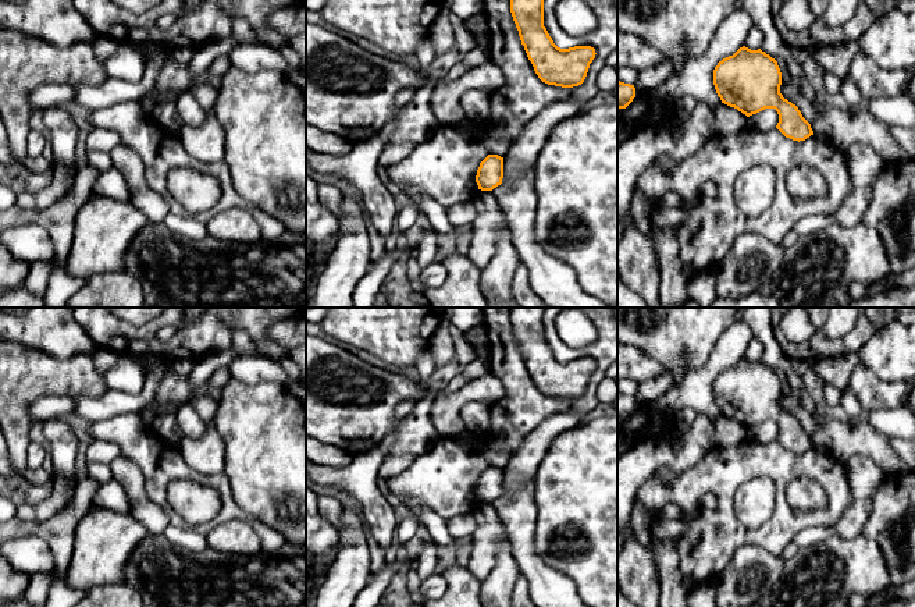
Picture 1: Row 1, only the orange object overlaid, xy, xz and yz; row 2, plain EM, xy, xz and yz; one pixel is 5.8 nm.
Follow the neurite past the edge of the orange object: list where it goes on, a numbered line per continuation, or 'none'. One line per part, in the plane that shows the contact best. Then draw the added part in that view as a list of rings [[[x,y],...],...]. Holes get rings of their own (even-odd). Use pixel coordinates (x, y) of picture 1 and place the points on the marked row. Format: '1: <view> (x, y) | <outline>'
none

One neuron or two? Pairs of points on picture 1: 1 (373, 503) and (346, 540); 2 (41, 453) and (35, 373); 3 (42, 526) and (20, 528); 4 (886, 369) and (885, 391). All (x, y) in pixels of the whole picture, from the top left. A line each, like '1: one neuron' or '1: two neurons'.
1: two neurons
2: two neurons
3: one neuron
4: two neurons

